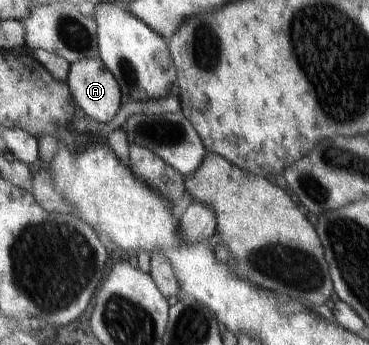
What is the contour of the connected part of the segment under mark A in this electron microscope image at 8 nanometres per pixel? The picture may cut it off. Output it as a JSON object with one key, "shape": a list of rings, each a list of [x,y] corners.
{"shape":[[[100,58],[73,62],[66,84],[83,115],[99,123],[107,123],[115,117],[122,91]]]}

